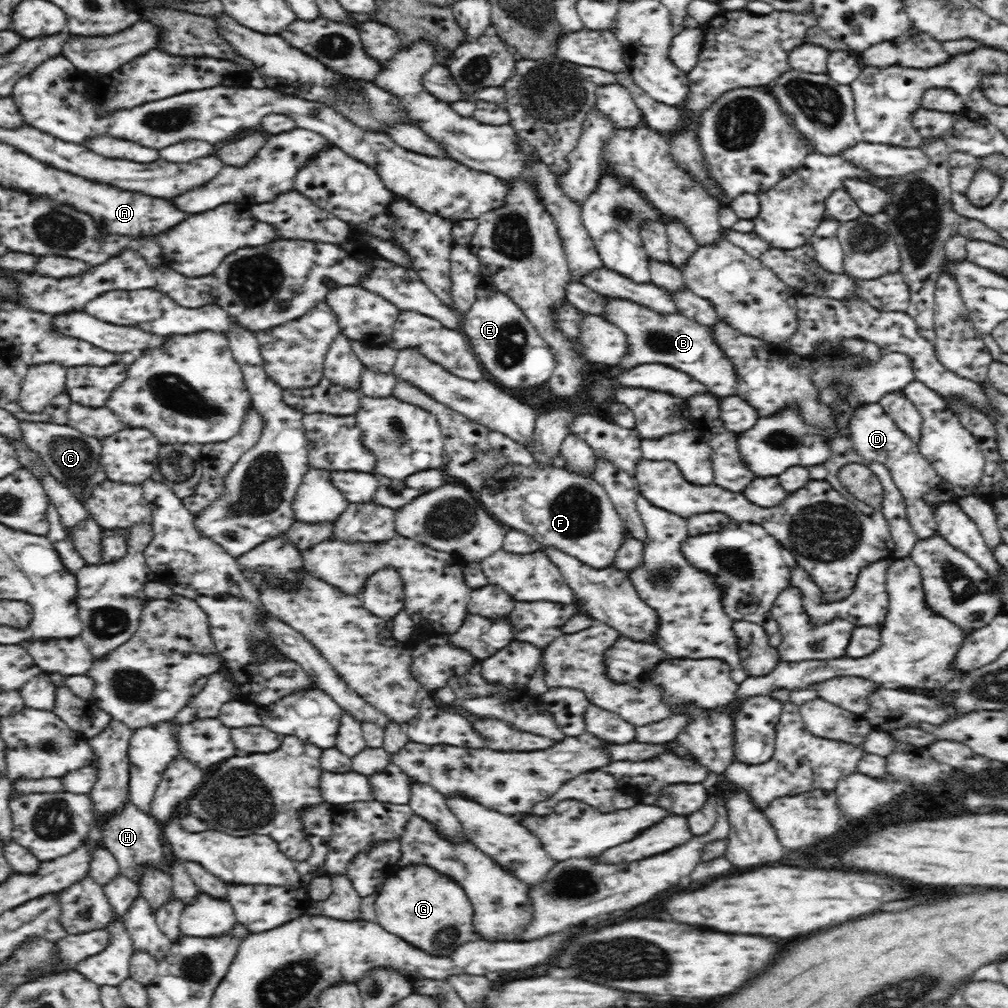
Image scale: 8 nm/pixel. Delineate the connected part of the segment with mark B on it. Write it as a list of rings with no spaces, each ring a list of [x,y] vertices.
[[[605,297],[605,322],[627,336],[627,351],[619,365],[626,370],[640,364],[665,364],[708,386],[714,396],[732,396],[736,388],[735,366],[716,344],[708,328],[678,313],[658,313],[628,299]]]

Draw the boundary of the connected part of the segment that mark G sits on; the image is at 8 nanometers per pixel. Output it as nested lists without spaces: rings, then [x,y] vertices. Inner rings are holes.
[[[426,864],[400,868],[384,882],[376,898],[376,918],[382,928],[436,957],[446,956],[460,944],[472,940],[472,914],[472,904],[464,890],[450,876],[434,872]]]

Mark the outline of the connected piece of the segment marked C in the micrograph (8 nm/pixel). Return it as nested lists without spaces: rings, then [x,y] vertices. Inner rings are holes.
[[[19,420],[19,425],[23,434],[23,442],[41,456],[50,474],[56,480],[62,481],[62,484],[66,485],[66,488],[70,489],[72,495],[82,504],[97,484],[108,479],[99,463],[102,447],[98,438],[82,434],[67,424]]]

